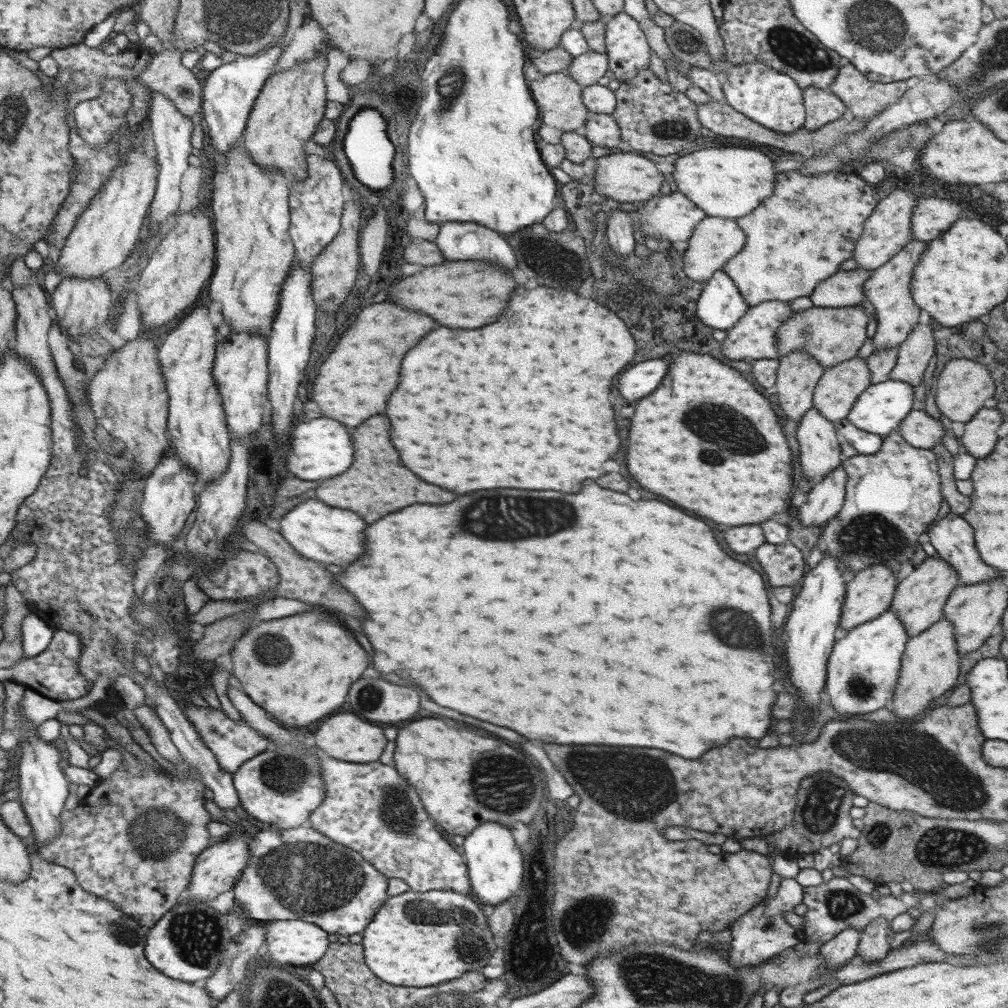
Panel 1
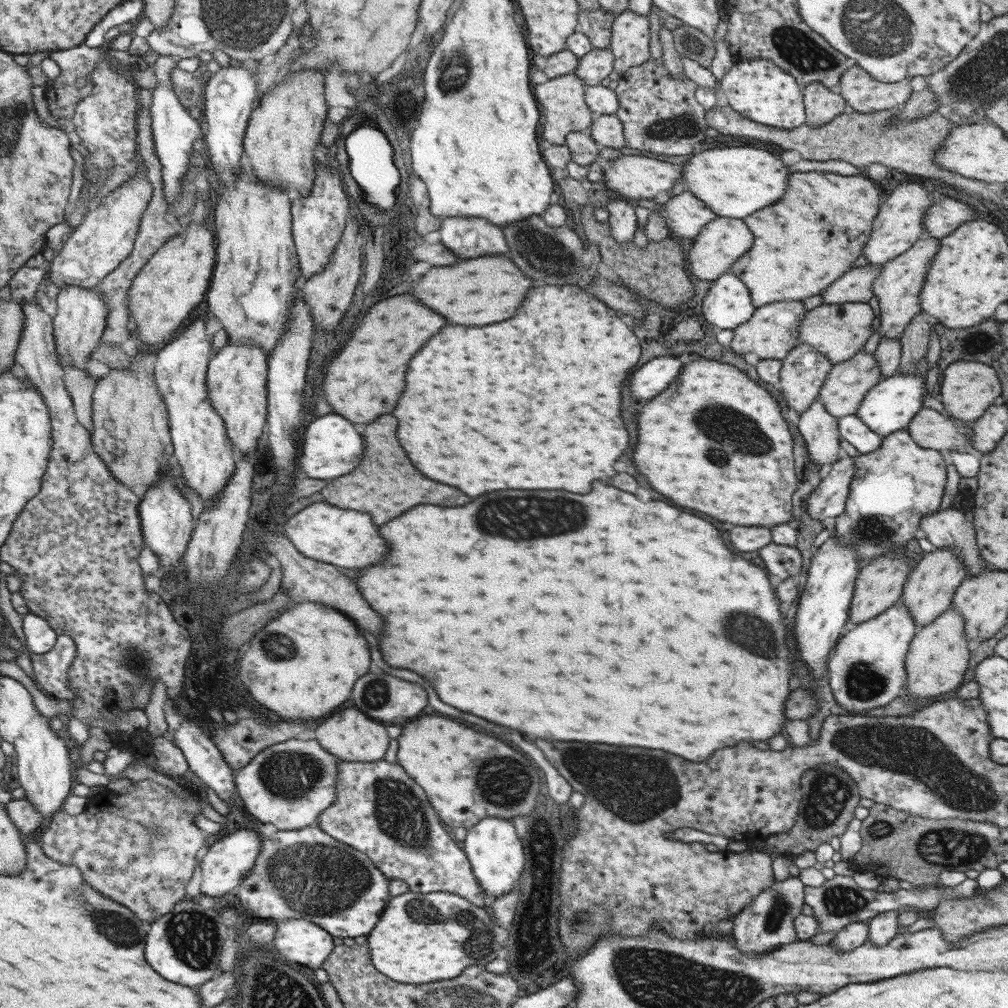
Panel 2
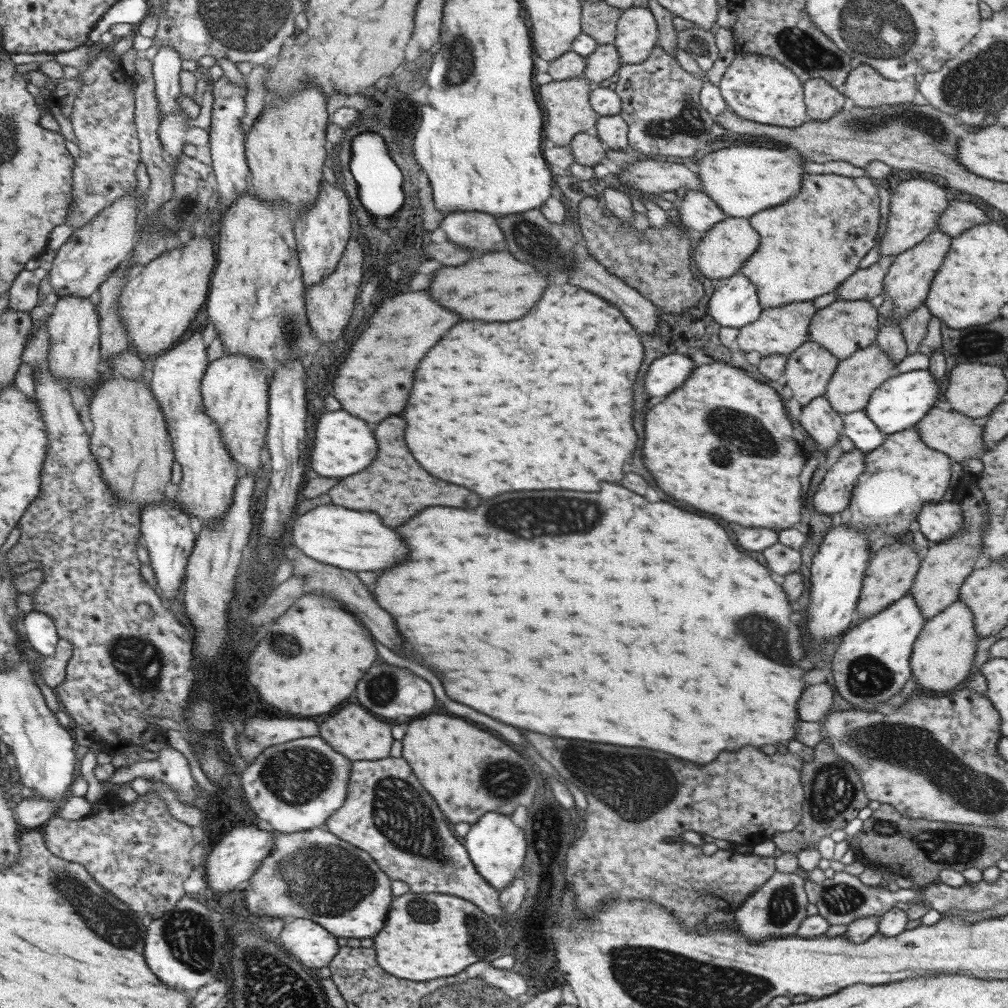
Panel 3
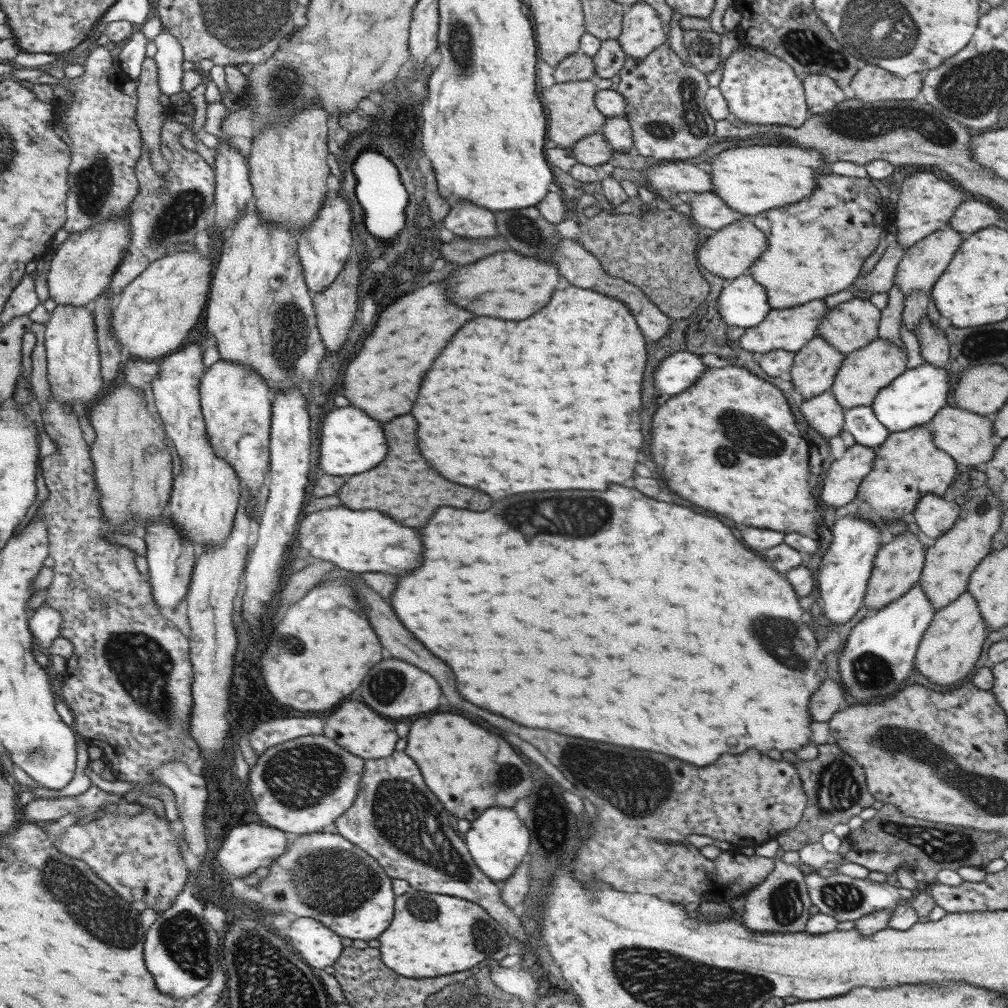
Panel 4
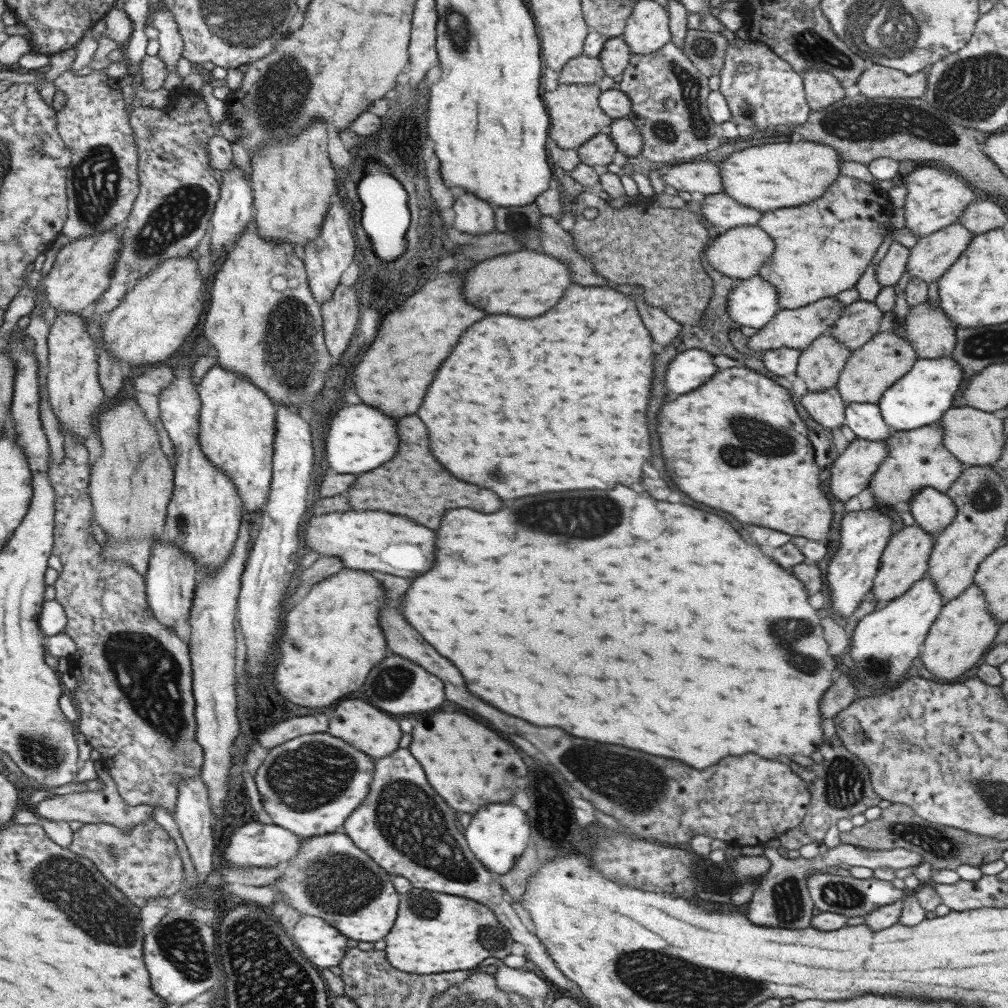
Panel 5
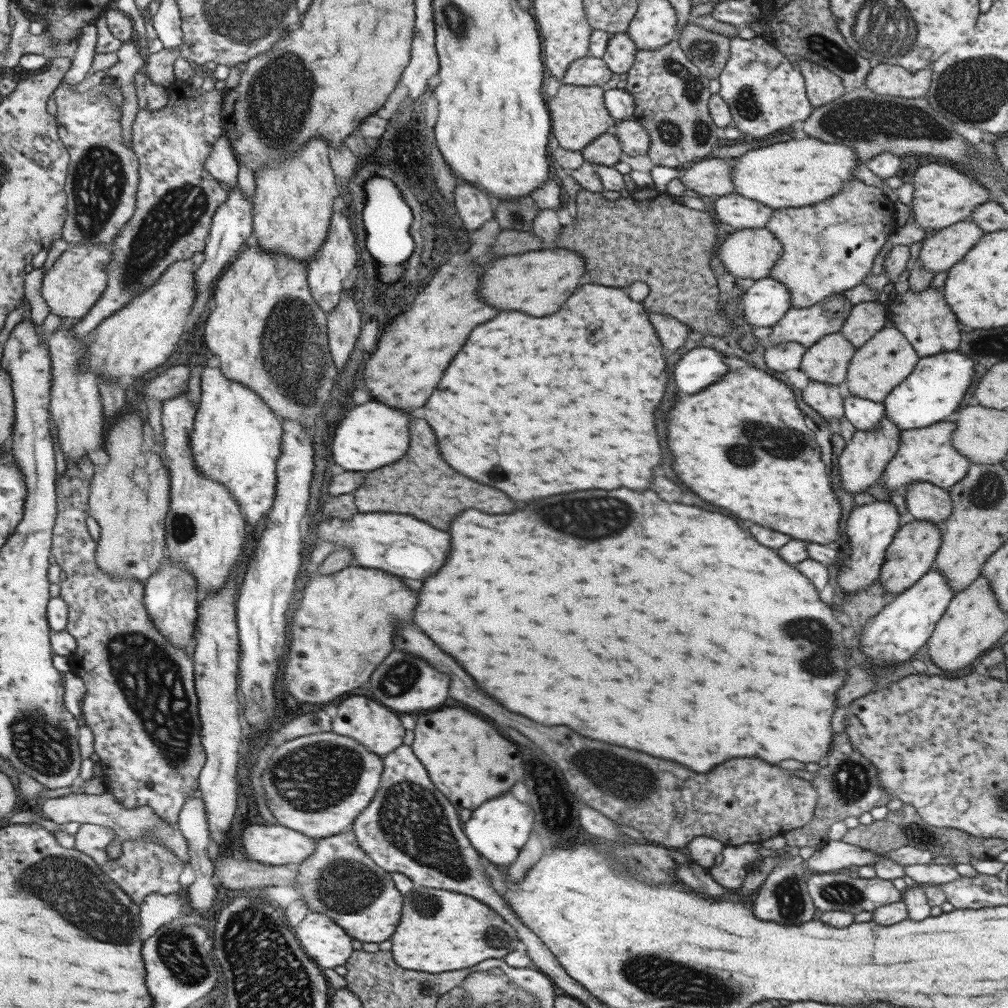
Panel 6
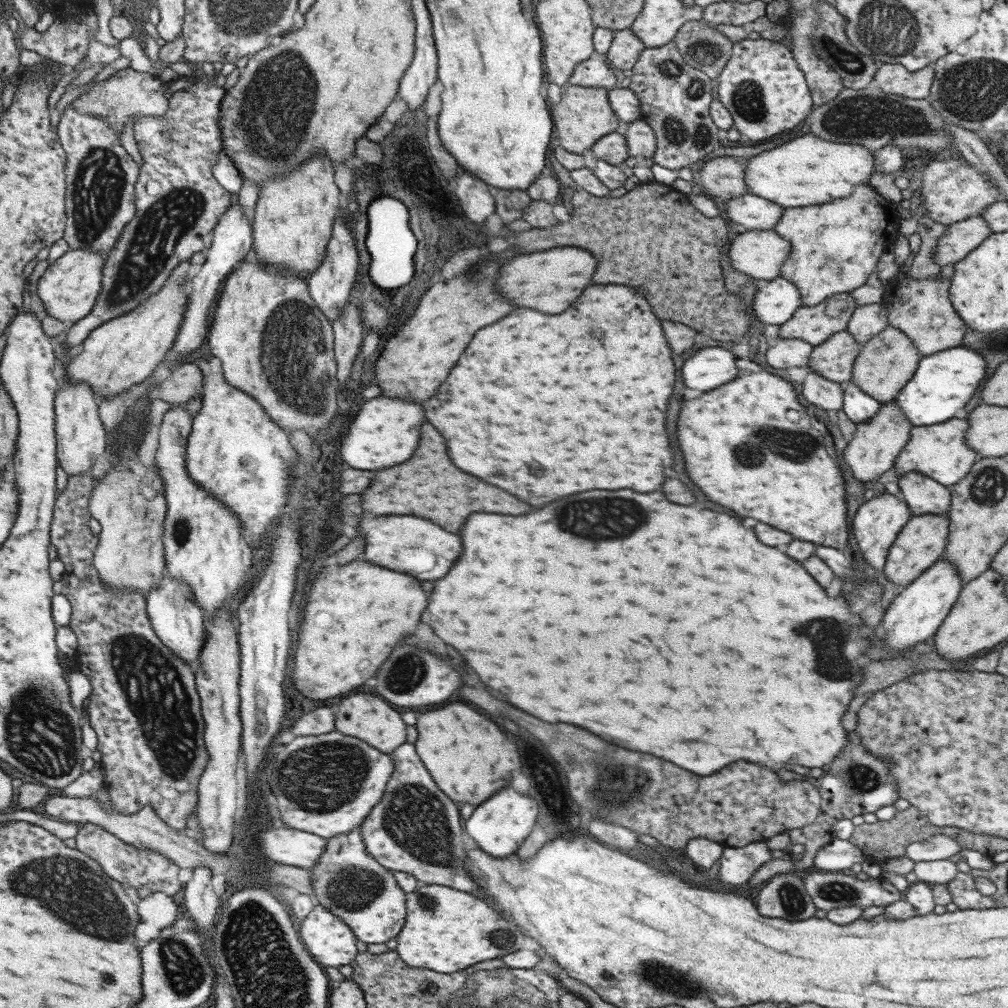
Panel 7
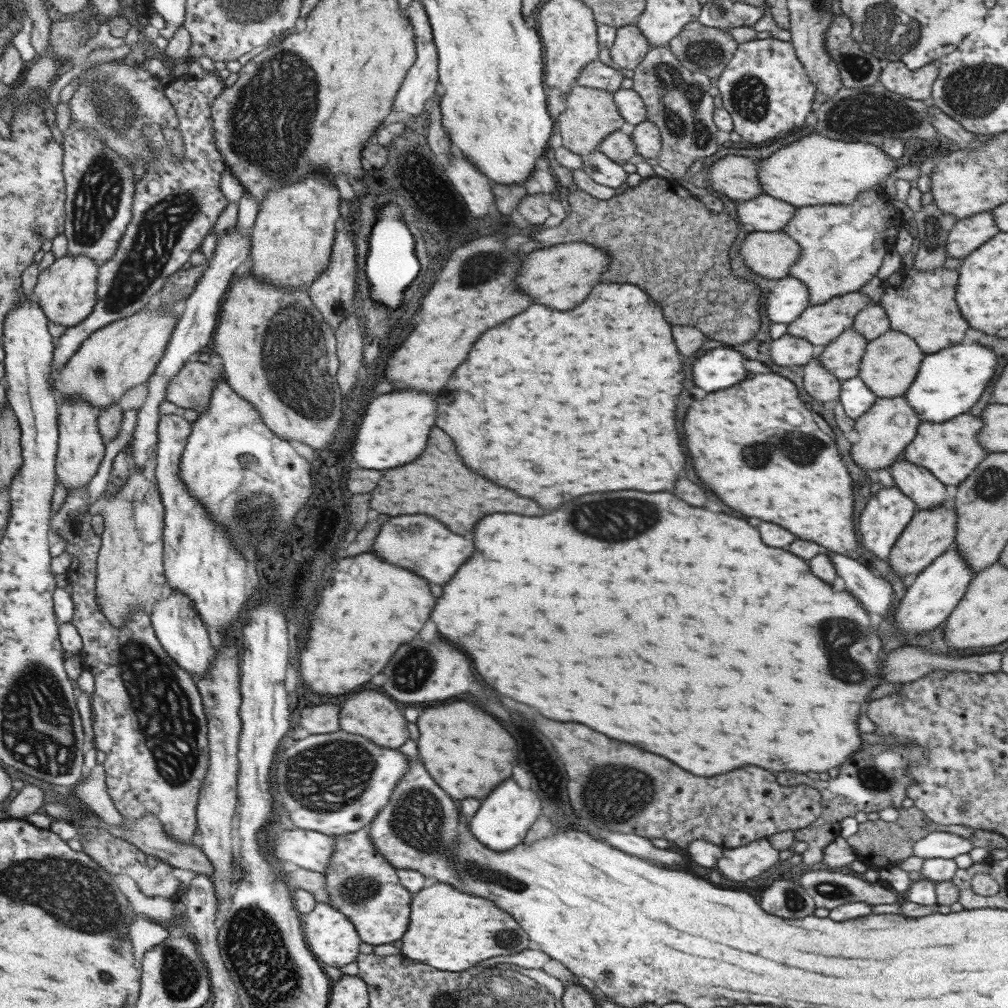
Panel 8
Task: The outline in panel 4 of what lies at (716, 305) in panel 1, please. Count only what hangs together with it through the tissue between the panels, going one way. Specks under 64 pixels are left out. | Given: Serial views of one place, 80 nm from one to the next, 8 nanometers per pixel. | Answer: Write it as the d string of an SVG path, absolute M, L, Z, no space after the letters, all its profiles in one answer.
M749 274L726 281L717 297L723 327L757 326L770 309L765 289Z

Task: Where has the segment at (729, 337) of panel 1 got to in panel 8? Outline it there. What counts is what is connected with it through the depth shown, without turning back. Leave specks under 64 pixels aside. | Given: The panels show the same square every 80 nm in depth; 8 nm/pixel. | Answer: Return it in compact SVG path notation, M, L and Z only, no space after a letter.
M857 291L835 296L823 304L808 305L795 320L787 324L786 333L800 339L805 339L818 350L827 346L827 344L835 340L841 332L851 327L855 315L870 304L872 304L872 302L869 298Z

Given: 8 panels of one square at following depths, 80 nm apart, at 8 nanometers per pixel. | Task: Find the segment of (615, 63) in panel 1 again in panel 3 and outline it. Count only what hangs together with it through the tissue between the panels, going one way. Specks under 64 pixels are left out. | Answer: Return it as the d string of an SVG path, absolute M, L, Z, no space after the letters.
M632 5L619 15L612 45L616 48L621 65L645 60L657 40L657 25L647 7Z

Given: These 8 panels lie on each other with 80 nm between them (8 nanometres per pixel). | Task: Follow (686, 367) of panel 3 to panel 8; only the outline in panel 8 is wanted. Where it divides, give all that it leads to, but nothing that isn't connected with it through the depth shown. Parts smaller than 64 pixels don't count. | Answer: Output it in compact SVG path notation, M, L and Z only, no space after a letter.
M731 348L709 350L693 362L691 380L705 392L737 384L743 380L743 356Z

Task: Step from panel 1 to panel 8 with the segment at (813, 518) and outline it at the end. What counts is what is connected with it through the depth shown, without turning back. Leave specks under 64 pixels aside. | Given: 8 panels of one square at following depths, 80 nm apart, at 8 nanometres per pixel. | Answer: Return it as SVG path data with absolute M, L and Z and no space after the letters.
M903 395L893 398L876 397L873 404L854 420L853 428L857 431L859 441L850 446L851 458L868 474L873 474L879 468L887 468L916 435L919 423L917 413L905 402Z

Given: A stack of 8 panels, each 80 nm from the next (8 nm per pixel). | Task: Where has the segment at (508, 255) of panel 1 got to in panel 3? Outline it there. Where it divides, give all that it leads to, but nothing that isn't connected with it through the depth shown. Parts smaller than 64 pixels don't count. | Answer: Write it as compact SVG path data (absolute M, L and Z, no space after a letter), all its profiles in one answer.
M453 211L446 213L438 226L446 234L446 240L461 247L467 247L473 254L502 250L503 235L493 215L477 211Z

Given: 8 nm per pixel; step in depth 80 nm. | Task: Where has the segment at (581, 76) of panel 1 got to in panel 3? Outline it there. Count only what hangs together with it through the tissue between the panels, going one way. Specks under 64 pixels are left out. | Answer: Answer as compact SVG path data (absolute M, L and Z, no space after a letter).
M612 43L596 45L596 49L586 56L582 76L599 84L607 80L620 65L619 55Z

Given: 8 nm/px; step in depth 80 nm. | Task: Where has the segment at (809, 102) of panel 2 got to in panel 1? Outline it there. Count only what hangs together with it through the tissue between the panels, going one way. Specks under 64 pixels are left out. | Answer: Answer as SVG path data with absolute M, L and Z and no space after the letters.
M817 87L802 89L802 105L804 106L802 126L807 132L815 131L825 124L840 119L840 116L847 111L837 96Z

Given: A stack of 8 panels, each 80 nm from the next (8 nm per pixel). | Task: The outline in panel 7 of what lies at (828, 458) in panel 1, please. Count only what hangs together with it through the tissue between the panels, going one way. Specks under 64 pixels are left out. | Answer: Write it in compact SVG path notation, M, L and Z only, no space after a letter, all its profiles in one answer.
M809 367L802 382L802 395L808 403L823 410L839 410L842 408L842 392L836 382L824 379L815 374Z

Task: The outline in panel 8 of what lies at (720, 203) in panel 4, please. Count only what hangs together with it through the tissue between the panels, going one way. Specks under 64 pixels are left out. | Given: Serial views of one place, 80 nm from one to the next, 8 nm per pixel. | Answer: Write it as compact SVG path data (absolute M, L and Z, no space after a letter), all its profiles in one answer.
M762 194L749 200L736 202L739 225L753 231L777 232L791 220L796 211L792 204Z

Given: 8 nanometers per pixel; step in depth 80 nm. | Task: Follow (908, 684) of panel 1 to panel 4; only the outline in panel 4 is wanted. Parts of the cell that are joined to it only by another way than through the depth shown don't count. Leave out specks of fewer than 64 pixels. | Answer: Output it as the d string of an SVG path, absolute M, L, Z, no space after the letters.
M963 591L956 600L934 612L917 645L913 669L921 676L925 676L929 682L936 684L937 688L944 690L945 686L972 675L973 666L981 652L981 645L988 633L985 622L979 616L977 603L970 592Z

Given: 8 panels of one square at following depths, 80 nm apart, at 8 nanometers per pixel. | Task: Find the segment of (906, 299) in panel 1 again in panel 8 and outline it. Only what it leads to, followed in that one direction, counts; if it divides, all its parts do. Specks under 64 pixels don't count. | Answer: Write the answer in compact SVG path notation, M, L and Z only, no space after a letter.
M991 211L956 220L946 238L945 258L965 258L999 231Z

